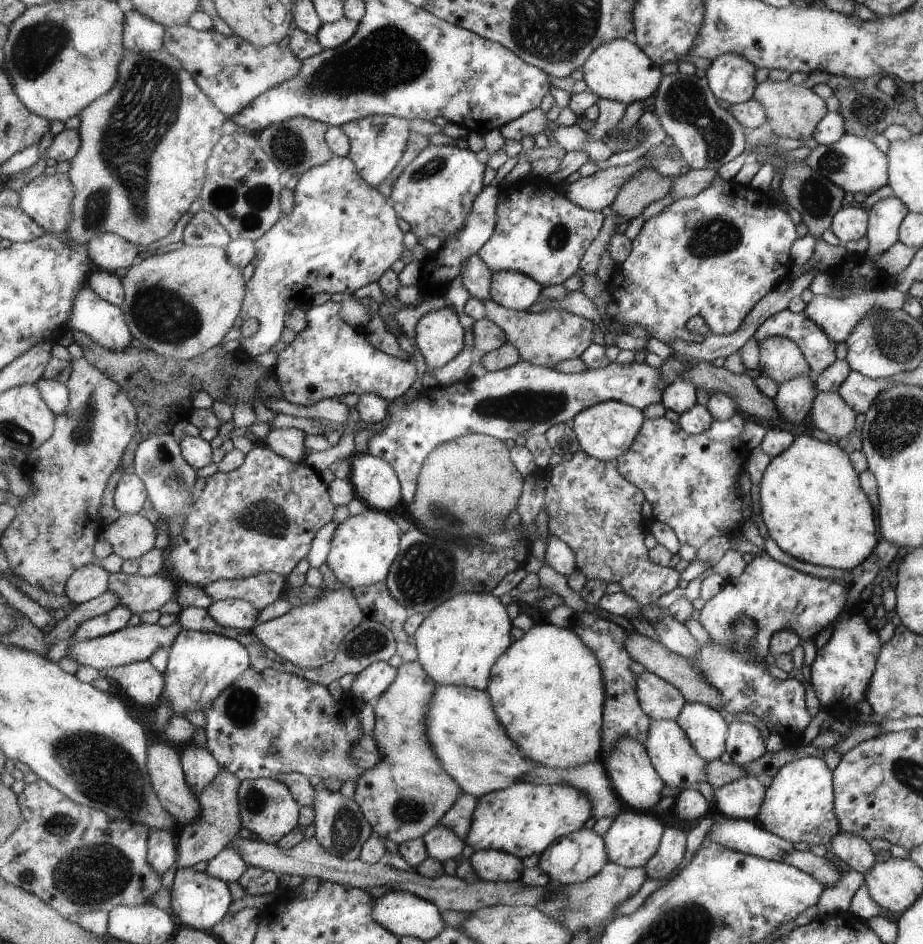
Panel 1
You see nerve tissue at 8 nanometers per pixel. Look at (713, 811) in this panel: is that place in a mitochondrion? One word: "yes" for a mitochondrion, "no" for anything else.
no

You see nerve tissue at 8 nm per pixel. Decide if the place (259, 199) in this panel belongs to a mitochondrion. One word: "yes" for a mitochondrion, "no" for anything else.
yes

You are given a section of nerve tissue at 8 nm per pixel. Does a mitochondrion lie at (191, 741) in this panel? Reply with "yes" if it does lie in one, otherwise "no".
no

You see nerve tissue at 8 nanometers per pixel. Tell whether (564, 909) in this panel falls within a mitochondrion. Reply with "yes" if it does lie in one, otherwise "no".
yes

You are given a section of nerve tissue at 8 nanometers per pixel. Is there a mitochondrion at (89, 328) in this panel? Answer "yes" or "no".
no

